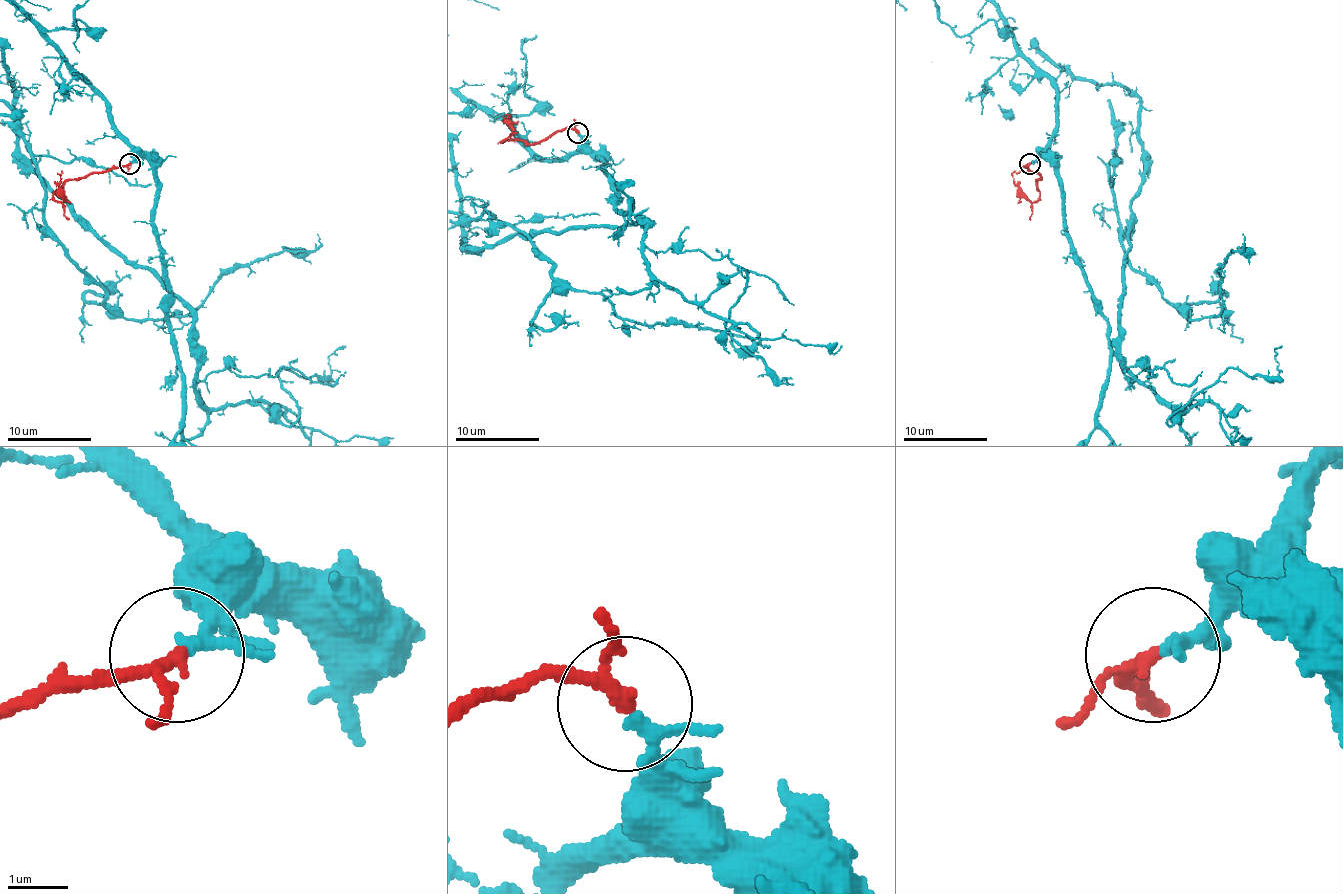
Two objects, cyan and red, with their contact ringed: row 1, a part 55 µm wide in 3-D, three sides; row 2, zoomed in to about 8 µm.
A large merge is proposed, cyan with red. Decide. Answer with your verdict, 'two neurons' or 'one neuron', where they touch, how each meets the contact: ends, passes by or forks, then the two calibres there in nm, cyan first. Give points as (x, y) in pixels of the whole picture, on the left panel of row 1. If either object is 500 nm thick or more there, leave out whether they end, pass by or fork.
one neuron; at (129, 163); cyan passes by; red passes by; 180 nm thick on the cyan side, 190 nm on the other

